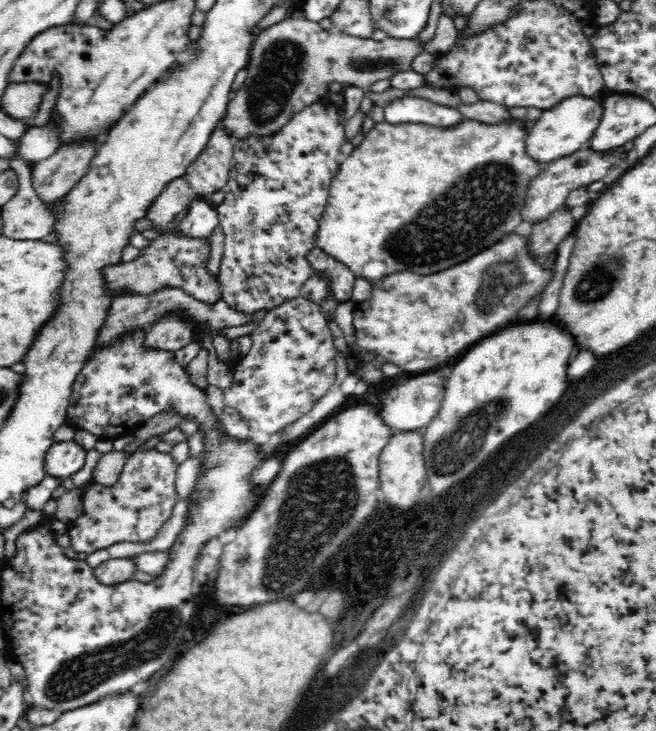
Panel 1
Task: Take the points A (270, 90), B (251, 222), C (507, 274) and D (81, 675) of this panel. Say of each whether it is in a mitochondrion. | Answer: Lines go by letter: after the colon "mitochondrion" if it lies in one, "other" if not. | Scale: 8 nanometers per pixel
A: mitochondrion
B: mitochondrion
C: mitochondrion
D: mitochondrion

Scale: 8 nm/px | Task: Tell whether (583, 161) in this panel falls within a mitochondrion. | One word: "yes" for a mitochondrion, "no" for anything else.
yes

